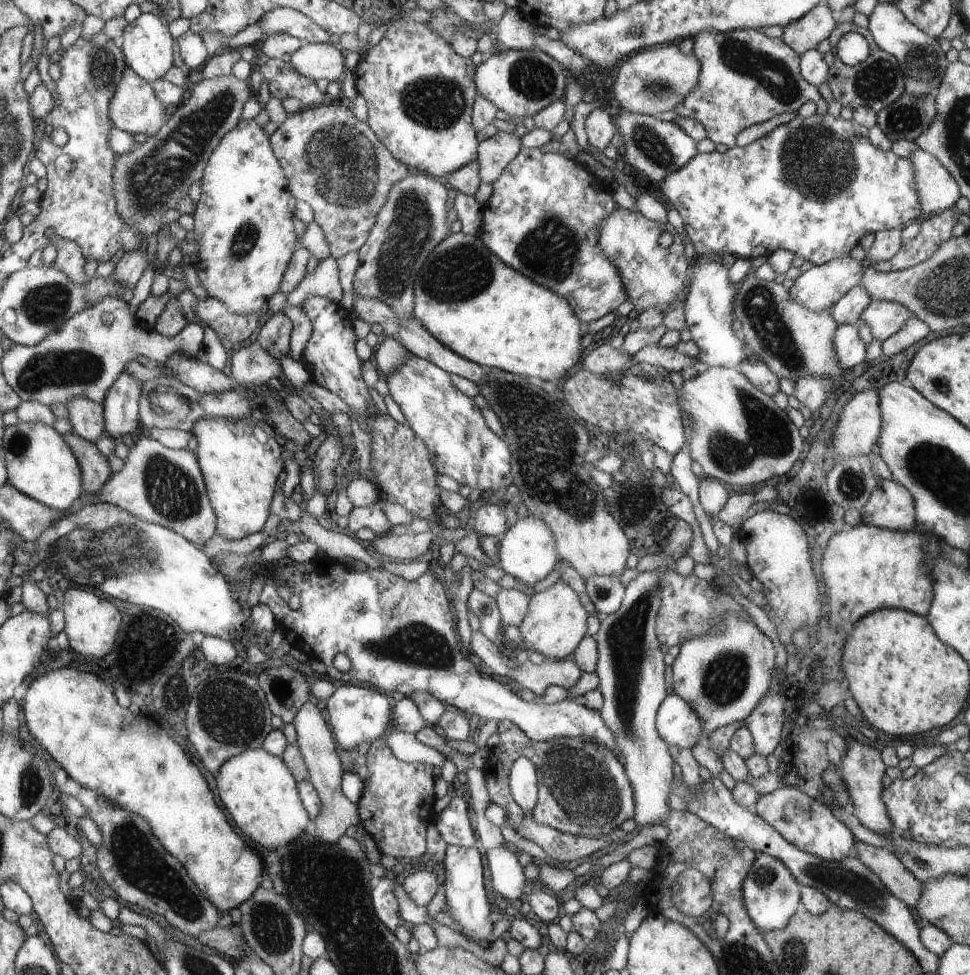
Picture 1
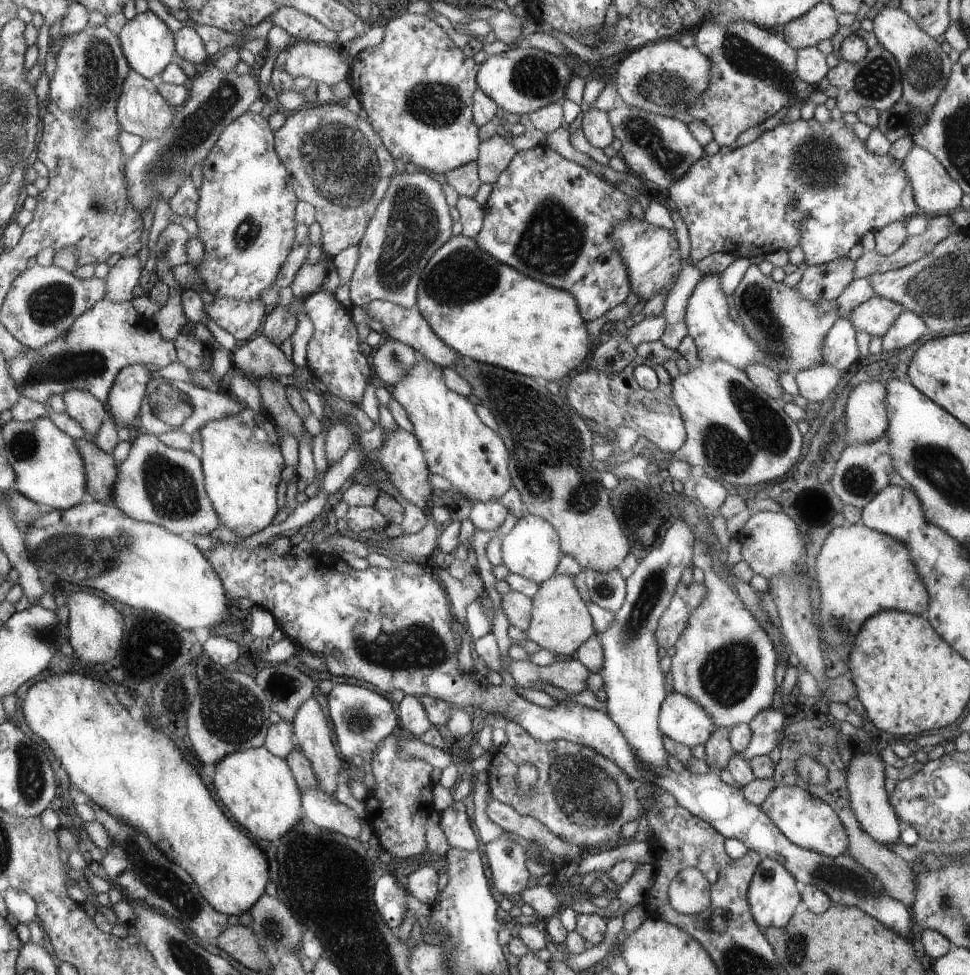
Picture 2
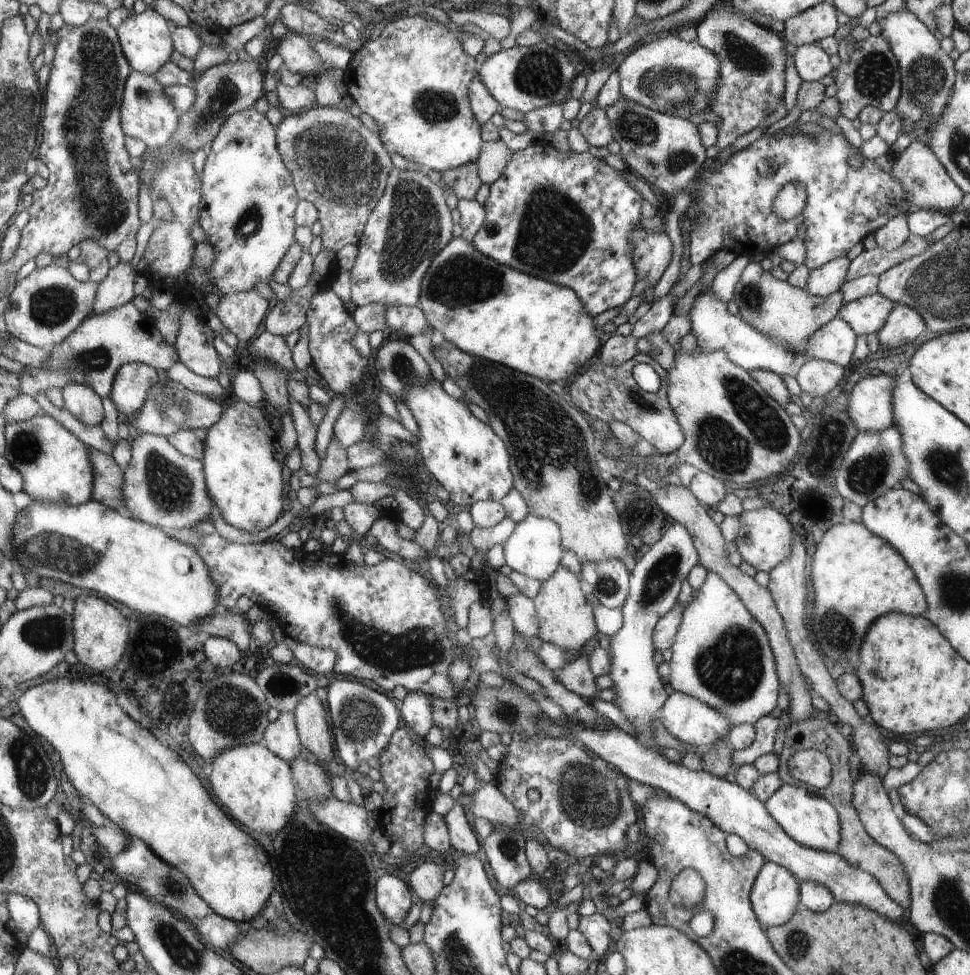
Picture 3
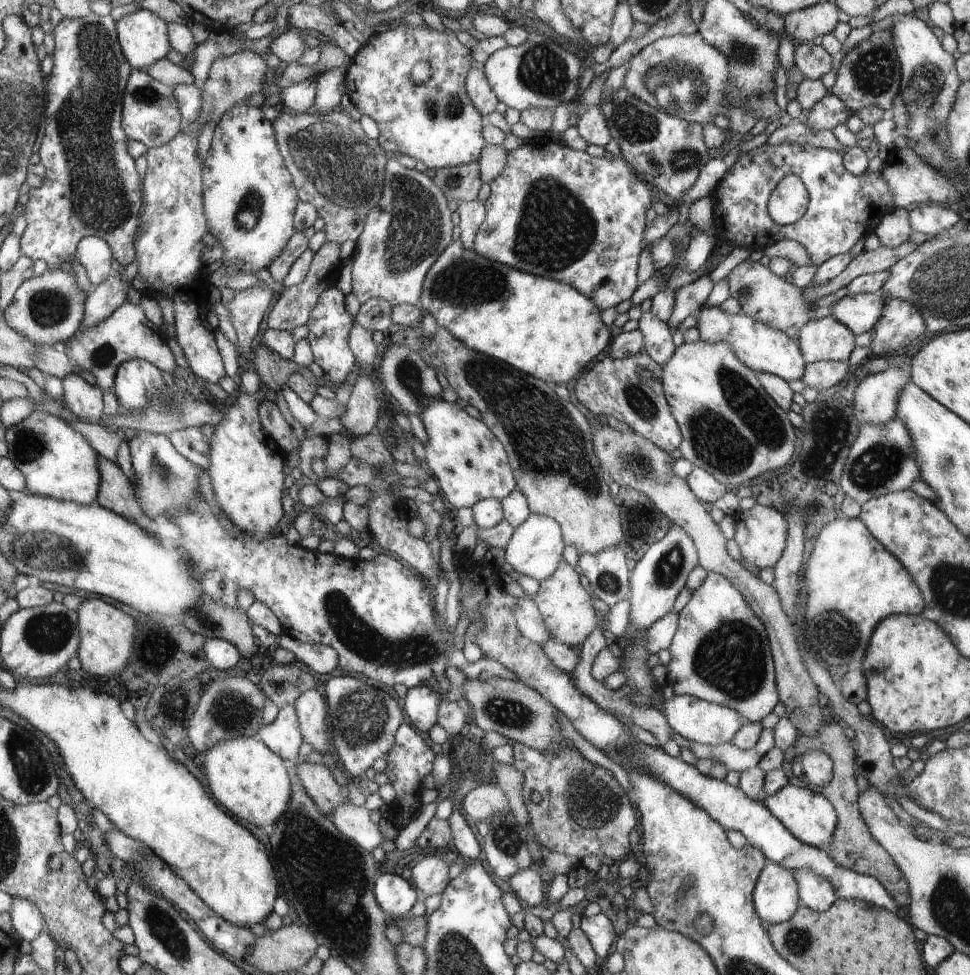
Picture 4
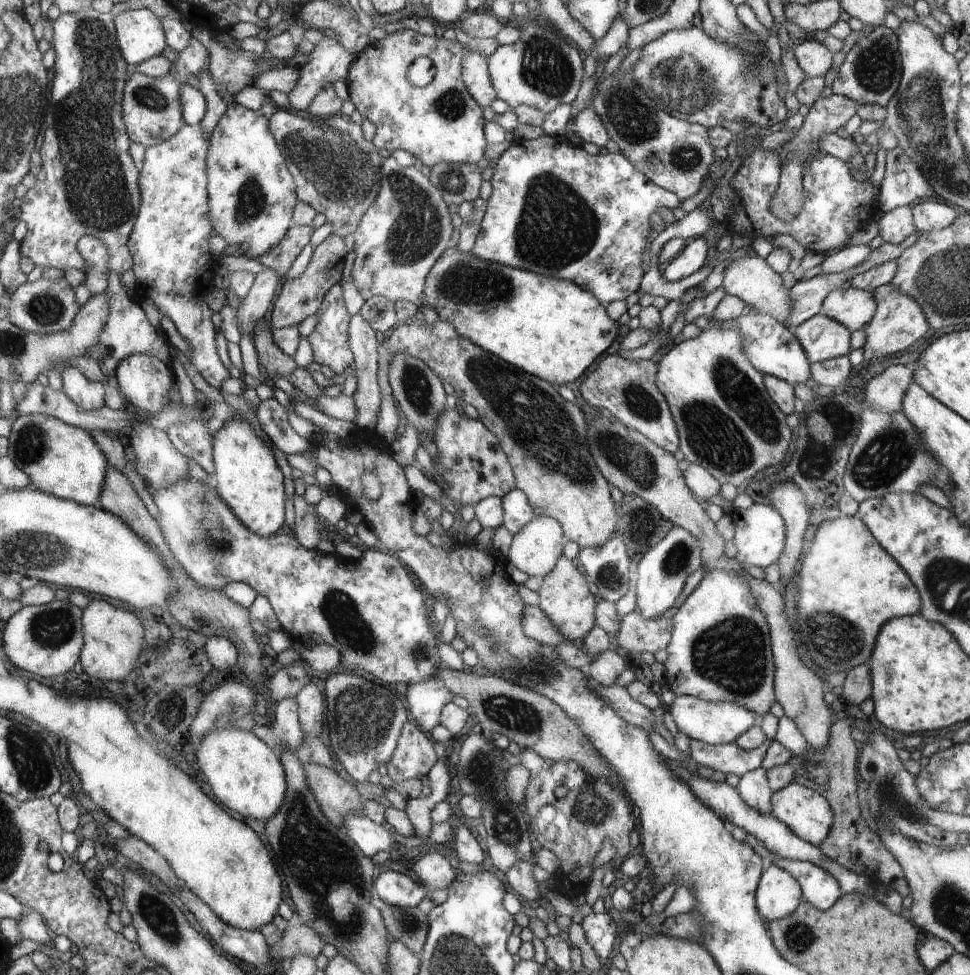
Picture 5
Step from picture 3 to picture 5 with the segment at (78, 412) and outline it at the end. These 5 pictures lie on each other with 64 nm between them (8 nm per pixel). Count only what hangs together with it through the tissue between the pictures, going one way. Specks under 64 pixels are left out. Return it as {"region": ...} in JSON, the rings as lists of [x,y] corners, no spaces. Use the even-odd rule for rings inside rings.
{"region":[[[72,367],[65,369],[61,375],[64,394],[79,410],[86,412],[105,406],[104,384],[91,382],[82,372]]]}

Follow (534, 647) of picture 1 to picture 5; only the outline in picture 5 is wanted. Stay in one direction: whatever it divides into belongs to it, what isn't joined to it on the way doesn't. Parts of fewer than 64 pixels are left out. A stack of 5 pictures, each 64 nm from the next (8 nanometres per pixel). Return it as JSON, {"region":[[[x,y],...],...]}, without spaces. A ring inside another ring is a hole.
{"region":[[[565,556],[558,560],[557,567],[544,576],[544,582],[537,591],[540,597],[539,608],[546,614],[553,626],[558,628],[562,636],[572,640],[572,644],[580,645],[588,632],[594,628],[597,620],[594,620],[594,608],[596,607],[596,596],[588,590],[588,584],[582,574],[576,572],[576,568],[566,560]]]}

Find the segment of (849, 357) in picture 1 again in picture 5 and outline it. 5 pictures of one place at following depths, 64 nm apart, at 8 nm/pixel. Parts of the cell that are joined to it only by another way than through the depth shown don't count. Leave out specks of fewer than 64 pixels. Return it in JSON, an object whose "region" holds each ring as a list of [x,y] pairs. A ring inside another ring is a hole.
{"region":[[[824,314],[806,320],[792,332],[799,338],[812,363],[851,354],[851,333]]]}

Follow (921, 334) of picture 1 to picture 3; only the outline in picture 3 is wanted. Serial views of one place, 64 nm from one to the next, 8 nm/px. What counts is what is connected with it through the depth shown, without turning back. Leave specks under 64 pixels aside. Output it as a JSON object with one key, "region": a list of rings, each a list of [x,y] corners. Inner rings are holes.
{"region":[[[894,304],[894,311],[890,312],[882,331],[876,332],[882,354],[888,350],[898,350],[898,346],[906,342],[914,342],[926,330],[926,324],[921,314],[909,305]]]}

